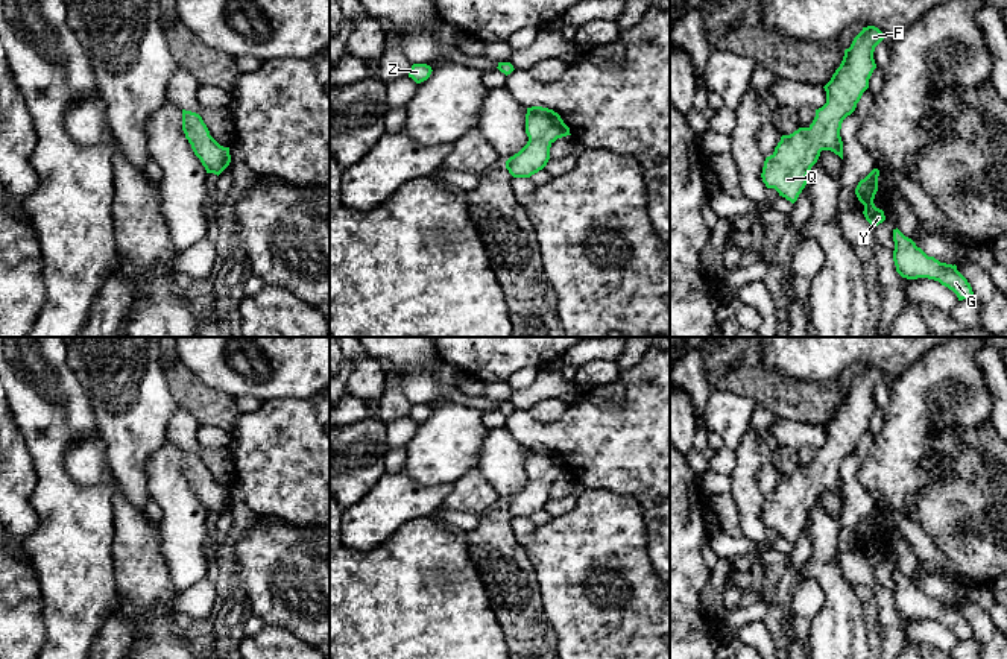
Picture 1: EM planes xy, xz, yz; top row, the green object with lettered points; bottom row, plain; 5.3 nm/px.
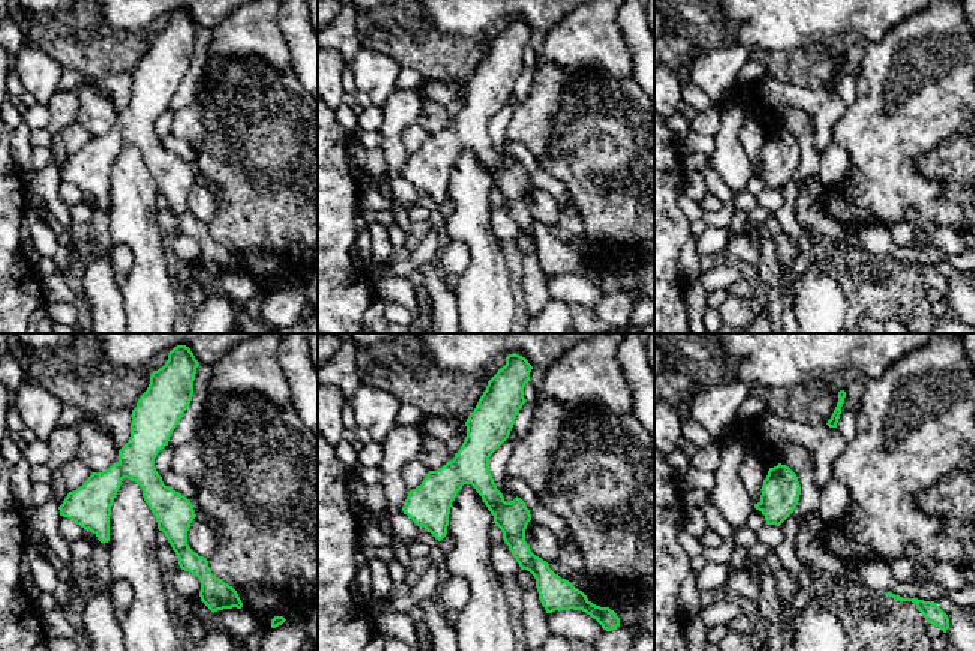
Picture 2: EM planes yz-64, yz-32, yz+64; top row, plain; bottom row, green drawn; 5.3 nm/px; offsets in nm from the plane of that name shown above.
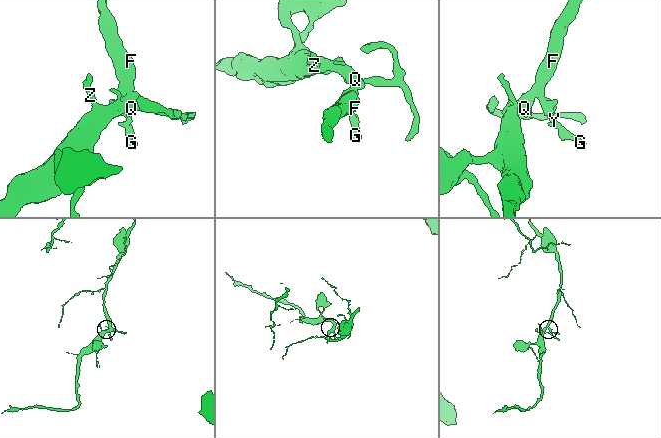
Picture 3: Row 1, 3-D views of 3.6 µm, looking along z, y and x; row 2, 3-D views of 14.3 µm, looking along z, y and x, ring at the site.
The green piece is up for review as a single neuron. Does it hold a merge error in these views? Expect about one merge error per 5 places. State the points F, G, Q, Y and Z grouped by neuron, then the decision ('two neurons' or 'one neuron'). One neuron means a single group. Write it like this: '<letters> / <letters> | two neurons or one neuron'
F G Q Y Z | one neuron

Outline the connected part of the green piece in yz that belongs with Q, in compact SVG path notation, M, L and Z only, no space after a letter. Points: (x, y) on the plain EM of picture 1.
M875 366L863 367L854 378L840 407L823 427L826 443L816 449L813 463L782 475L775 492L766 498L761 518L767 528L775 528L794 544L822 490L831 490L843 500L841 463L855 451L869 428L869 419L876 408L873 392L882 380L884 374Z

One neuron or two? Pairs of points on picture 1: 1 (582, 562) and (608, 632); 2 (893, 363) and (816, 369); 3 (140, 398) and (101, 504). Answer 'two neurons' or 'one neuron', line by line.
1: one neuron
2: one neuron
3: two neurons

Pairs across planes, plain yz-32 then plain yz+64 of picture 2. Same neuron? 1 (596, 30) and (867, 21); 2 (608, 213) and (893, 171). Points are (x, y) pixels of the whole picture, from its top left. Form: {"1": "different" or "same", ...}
{"1": "different", "2": "different"}

